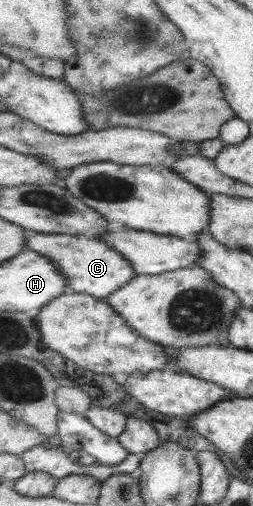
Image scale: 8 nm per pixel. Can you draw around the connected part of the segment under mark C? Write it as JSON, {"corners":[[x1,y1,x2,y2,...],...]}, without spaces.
{"corners":[[30,232,26,247,52,257,60,271,68,277,68,285,76,292,102,300,111,297,119,288,123,288,138,276,132,262,123,253,119,253,96,236]]}

